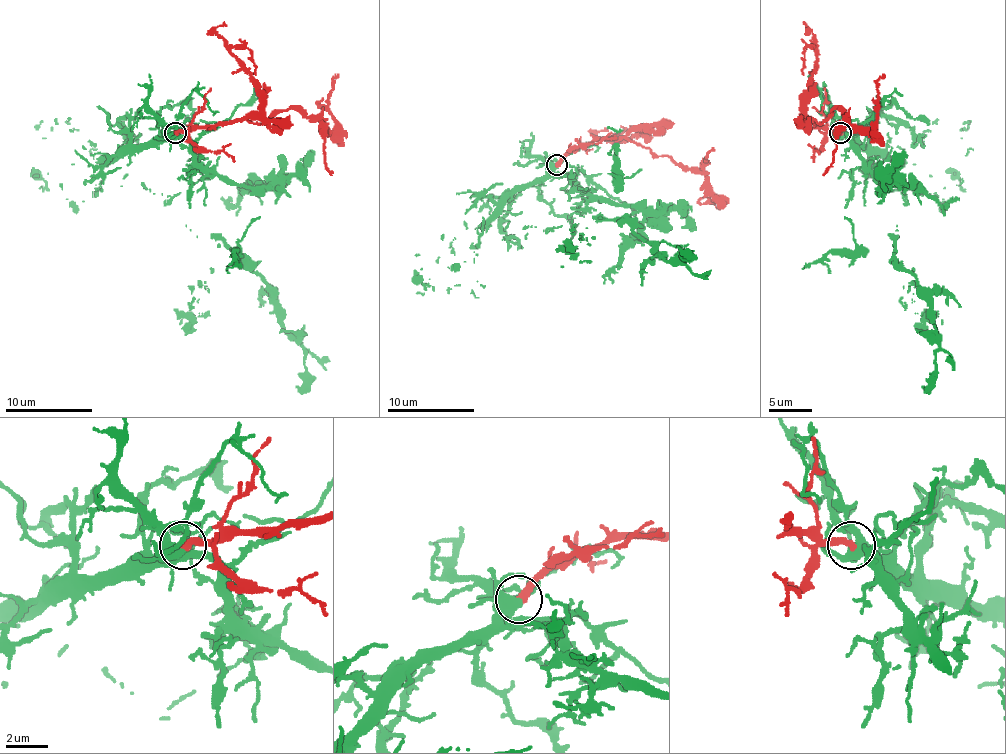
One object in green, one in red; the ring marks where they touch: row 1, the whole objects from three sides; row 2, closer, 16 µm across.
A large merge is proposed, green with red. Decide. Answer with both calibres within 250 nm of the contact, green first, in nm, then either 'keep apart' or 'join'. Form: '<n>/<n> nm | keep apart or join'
480/360 nm | join

